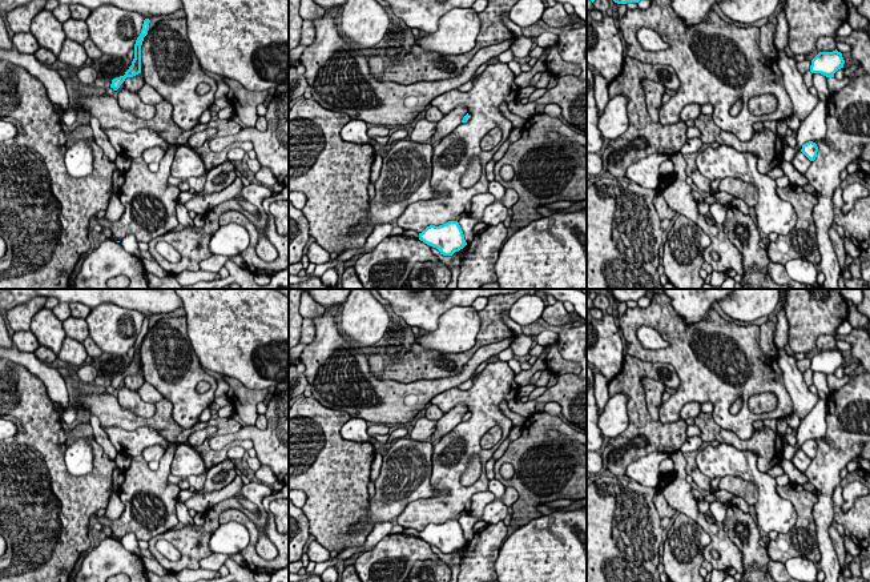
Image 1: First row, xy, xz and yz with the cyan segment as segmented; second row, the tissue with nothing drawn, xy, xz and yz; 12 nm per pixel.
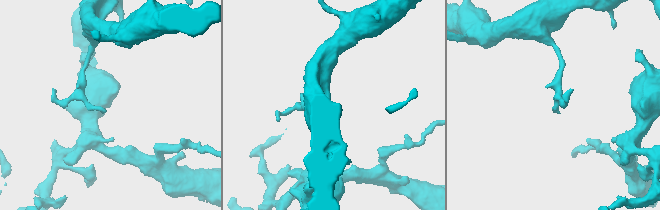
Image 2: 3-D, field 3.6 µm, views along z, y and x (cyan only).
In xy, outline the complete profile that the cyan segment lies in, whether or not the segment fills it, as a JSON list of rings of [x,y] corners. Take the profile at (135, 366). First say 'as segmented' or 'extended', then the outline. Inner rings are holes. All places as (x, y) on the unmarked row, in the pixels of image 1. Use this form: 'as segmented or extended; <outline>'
as segmented; [[[149,317],[144,318],[141,332],[137,336],[134,342],[134,357],[132,360],[132,364],[129,365],[129,368],[125,370],[124,374],[120,374],[112,378],[110,386],[113,386],[114,389],[120,386],[120,384],[125,380],[126,376],[133,376],[141,372],[141,344],[142,344],[144,336],[148,333],[149,321],[150,321]]]

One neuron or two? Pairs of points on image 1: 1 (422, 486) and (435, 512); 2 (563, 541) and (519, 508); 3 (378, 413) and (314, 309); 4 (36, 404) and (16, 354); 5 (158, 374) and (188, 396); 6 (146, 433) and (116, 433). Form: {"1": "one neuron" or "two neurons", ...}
{"1": "two neurons", "2": "two neurons", "3": "two neurons", "4": "two neurons", "5": "one neuron", "6": "one neuron"}

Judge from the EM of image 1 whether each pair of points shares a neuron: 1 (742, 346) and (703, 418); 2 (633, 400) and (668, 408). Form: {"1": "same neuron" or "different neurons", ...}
{"1": "different neurons", "2": "different neurons"}

